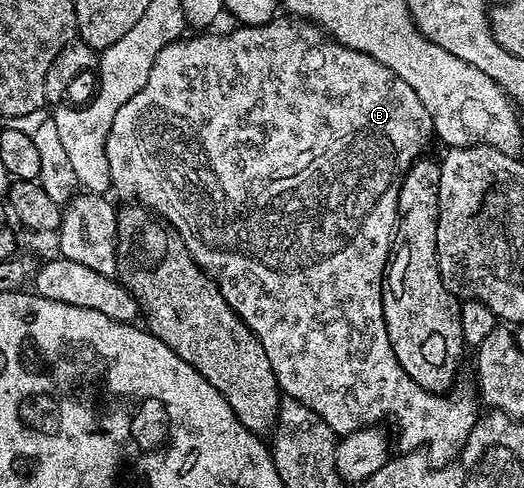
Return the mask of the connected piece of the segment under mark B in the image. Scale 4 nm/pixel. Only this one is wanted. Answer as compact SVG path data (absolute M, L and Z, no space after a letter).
M292 16L274 17L272 22L264 22L262 26L243 26L238 25L237 30L233 30L230 34L209 34L213 32L201 32L198 38L189 38L186 42L182 40L174 40L168 42L155 56L153 66L149 70L147 80L143 84L143 88L139 88L139 92L135 92L135 96L131 96L127 100L127 104L123 104L123 108L119 108L115 112L115 120L111 120L109 131L107 132L107 140L105 141L105 152L107 154L107 168L109 169L109 181L112 189L117 189L117 194L121 198L138 198L140 205L146 210L153 211L159 218L165 219L172 226L173 231L178 234L183 240L183 244L187 248L187 252L191 252L191 256L200 264L202 270L216 282L219 292L223 296L223 300L227 300L235 313L247 324L247 328L251 328L251 332L255 332L255 336L259 340L259 344L263 344L263 352L267 352L267 360L271 360L271 368L277 377L277 385L281 388L281 393L285 398L294 398L296 402L303 403L307 408L311 408L314 412L324 420L334 434L344 436L361 430L365 426L377 426L381 424L384 418L394 418L397 421L397 442L395 438L395 446L401 452L417 452L421 446L429 446L427 449L427 457L430 463L433 464L448 464L458 457L459 451L464 447L469 439L471 428L477 423L479 417L479 402L476 397L473 398L469 394L457 394L454 398L445 398L449 396L438 396L436 393L425 390L419 384L415 384L411 379L404 376L396 376L397 378L385 378L385 366L389 370L396 371L398 369L397 361L392 352L387 352L387 339L385 337L385 317L383 316L383 292L385 291L385 275L389 265L389 256L393 249L393 232L397 228L397 197L399 196L399 188L403 184L405 174L413 166L413 163L418 158L426 153L425 150L429 146L429 141L434 141L435 135L433 125L431 124L431 116L427 112L427 108L423 108L423 100L419 100L419 96L415 96L415 88L411 88L411 84L407 84L407 80L403 80L399 76L395 76L395 72L391 72L391 68L387 68L383 64L379 64L379 60L375 60L371 56L367 56L358 50L347 48L343 44L334 42L332 38L326 36L312 22L298 20Z

